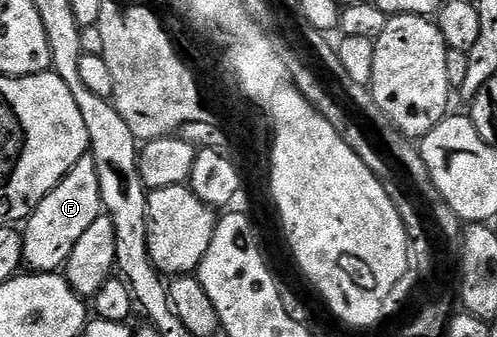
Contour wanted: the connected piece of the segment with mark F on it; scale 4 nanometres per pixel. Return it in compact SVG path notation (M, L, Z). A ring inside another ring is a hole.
M90 156L77 160L73 168L37 204L22 227L23 260L28 271L37 274L54 274L67 265L77 240L89 232L93 220L104 213L101 190L97 184L97 170Z

